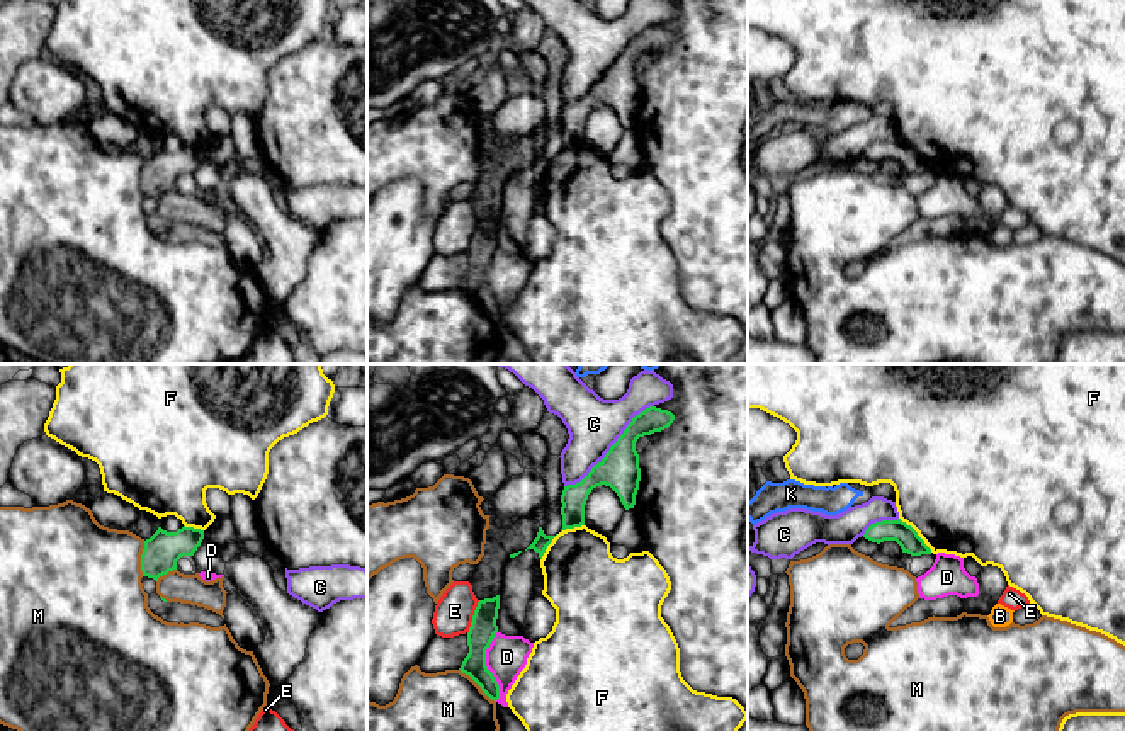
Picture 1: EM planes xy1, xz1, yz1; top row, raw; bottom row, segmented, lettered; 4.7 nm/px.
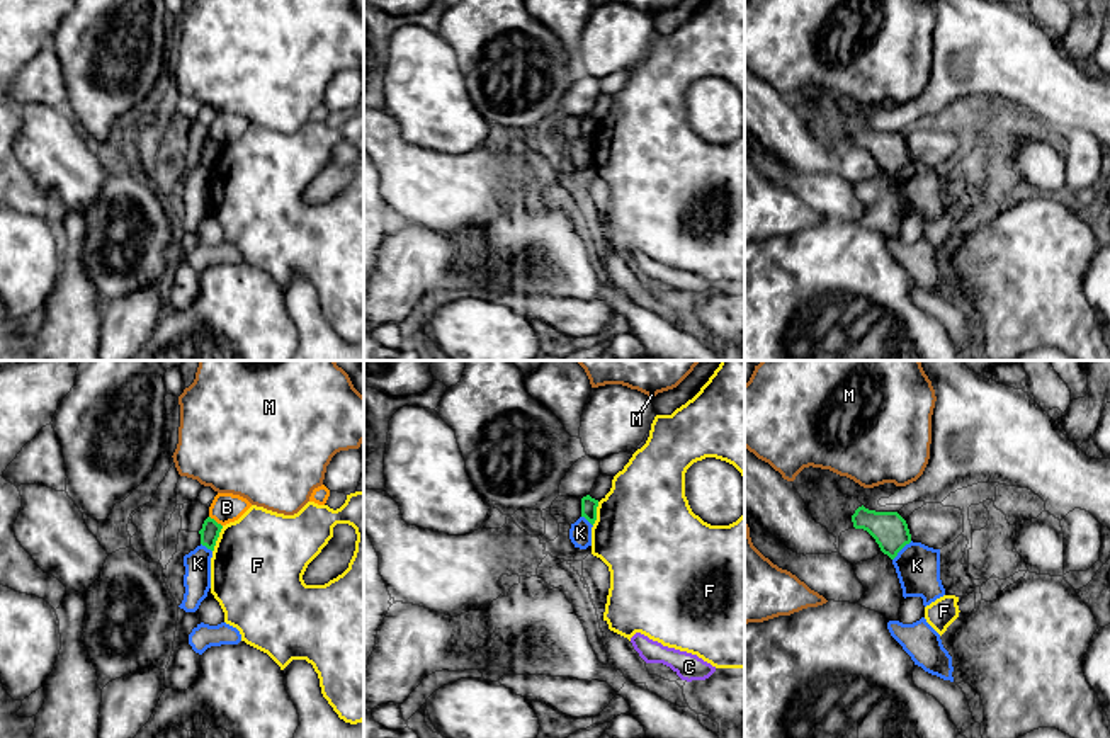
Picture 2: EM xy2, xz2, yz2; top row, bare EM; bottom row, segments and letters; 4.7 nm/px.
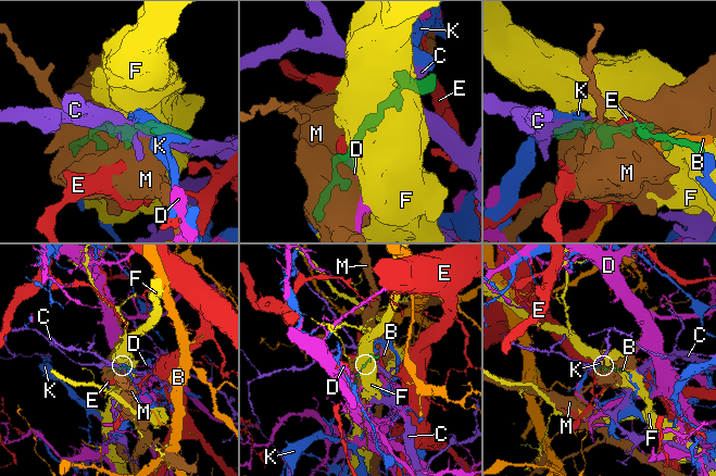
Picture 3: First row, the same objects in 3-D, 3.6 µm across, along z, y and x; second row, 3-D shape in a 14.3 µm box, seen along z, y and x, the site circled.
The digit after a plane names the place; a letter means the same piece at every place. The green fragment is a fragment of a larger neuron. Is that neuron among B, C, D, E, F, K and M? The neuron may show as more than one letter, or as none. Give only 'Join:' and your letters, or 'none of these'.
Join: none of these

